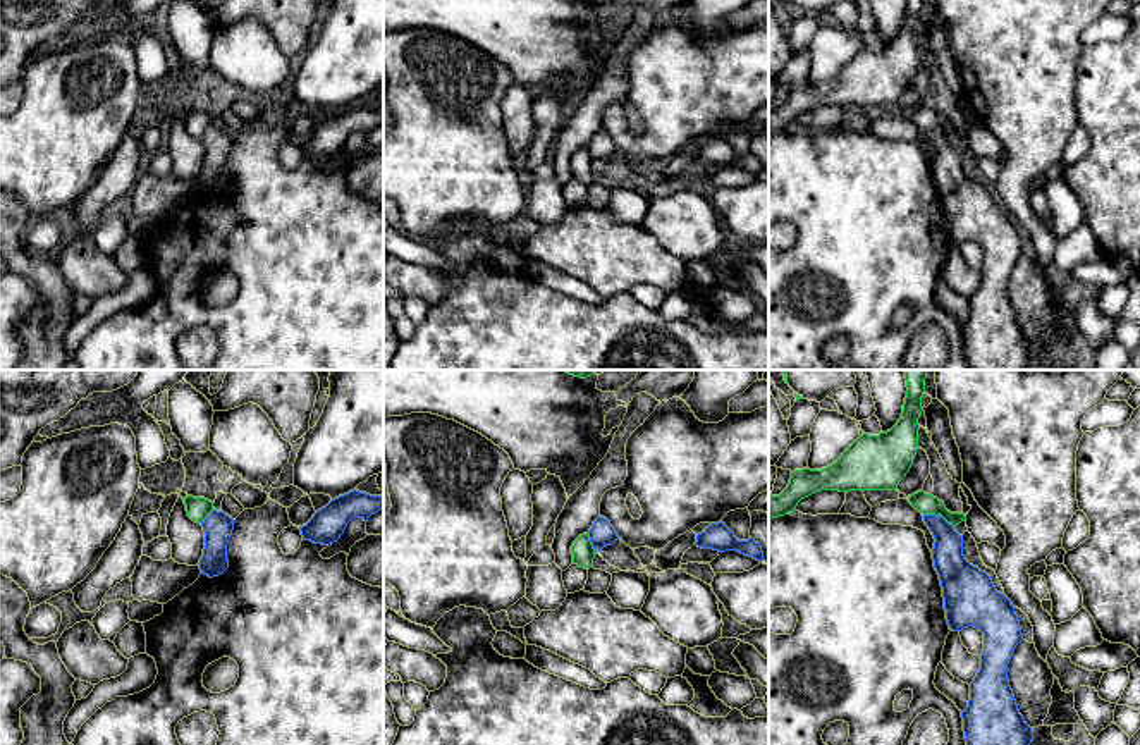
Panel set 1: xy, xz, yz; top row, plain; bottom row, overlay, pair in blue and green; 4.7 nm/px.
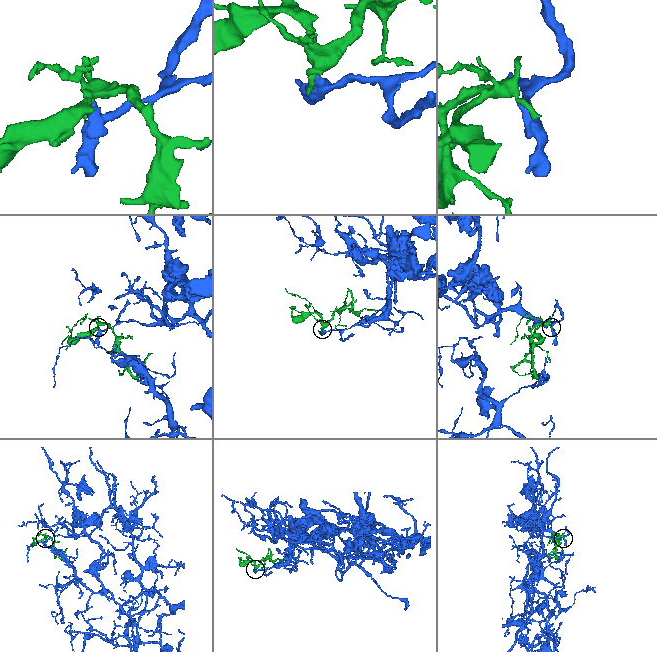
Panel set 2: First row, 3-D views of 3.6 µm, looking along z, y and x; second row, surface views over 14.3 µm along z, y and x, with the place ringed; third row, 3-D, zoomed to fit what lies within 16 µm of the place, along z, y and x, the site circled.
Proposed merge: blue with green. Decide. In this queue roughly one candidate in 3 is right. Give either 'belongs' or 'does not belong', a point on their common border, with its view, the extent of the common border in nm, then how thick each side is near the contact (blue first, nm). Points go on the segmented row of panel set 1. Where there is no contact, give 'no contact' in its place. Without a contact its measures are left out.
does not belong | yz (939, 517) | 160 nm | 150/100 nm

